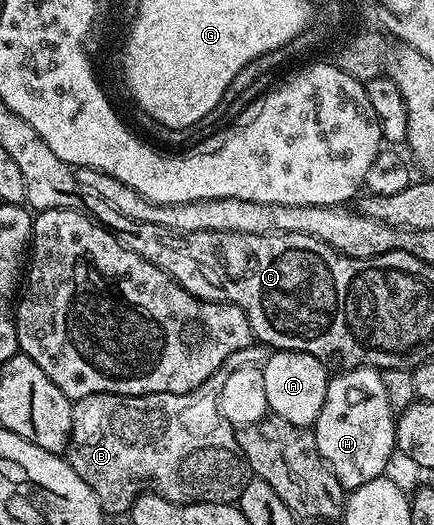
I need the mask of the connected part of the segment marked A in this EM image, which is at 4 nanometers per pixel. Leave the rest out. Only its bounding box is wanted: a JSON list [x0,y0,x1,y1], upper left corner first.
[263,349,330,426]

